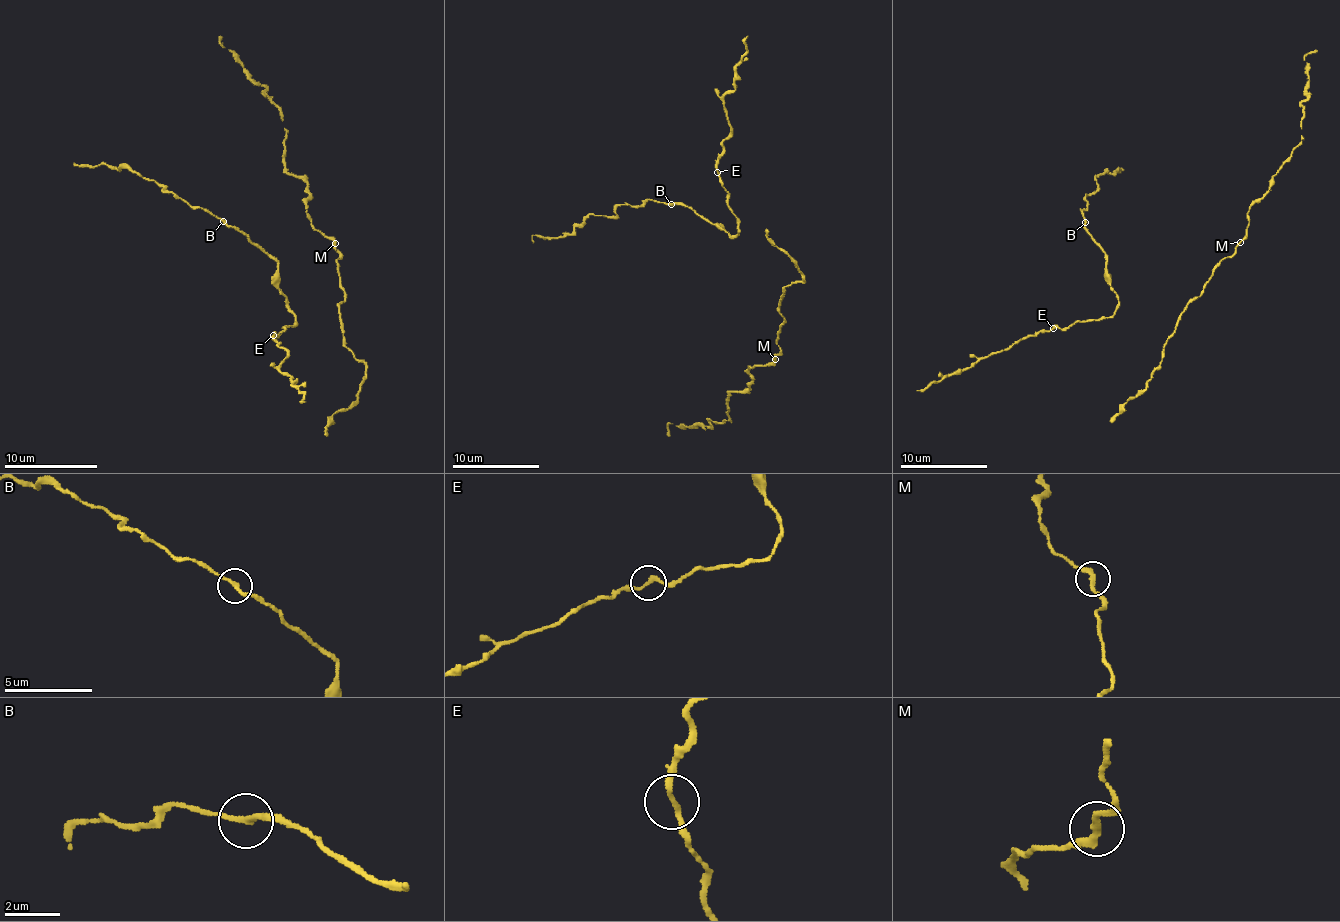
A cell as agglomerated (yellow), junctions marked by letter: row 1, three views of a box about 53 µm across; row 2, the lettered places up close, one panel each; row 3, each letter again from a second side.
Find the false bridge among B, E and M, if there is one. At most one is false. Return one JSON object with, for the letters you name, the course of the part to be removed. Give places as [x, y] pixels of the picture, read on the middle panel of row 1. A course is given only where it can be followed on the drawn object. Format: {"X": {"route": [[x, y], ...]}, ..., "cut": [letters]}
{"cut": []}

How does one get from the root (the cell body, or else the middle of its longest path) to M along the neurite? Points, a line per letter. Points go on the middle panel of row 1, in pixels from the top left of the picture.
M: (782, 293), (780, 315), (784, 322), (777, 335), (780, 352), (775, 359)

